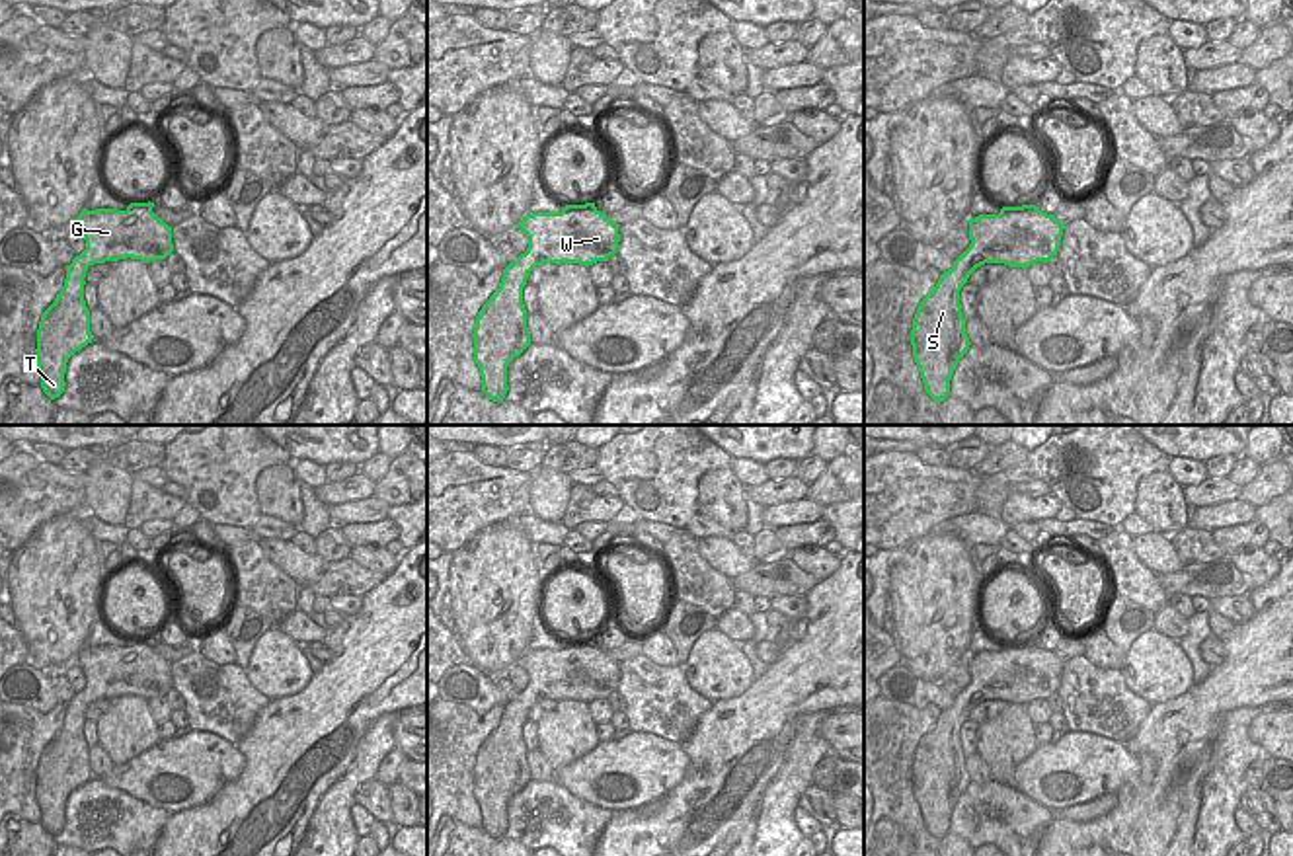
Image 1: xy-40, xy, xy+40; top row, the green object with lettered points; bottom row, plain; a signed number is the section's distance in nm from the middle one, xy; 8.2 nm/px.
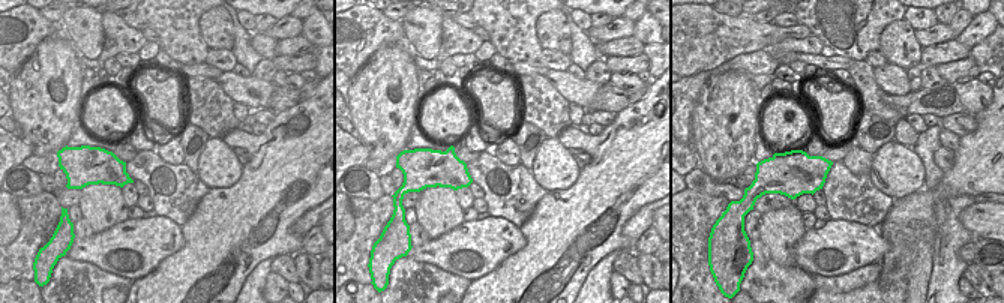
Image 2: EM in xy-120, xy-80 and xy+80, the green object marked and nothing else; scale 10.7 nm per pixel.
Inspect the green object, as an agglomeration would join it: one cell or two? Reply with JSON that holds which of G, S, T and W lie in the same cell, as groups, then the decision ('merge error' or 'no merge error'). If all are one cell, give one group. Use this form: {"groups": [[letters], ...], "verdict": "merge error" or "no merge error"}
{"groups": [["G", "S", "T", "W"]], "verdict": "no merge error"}

